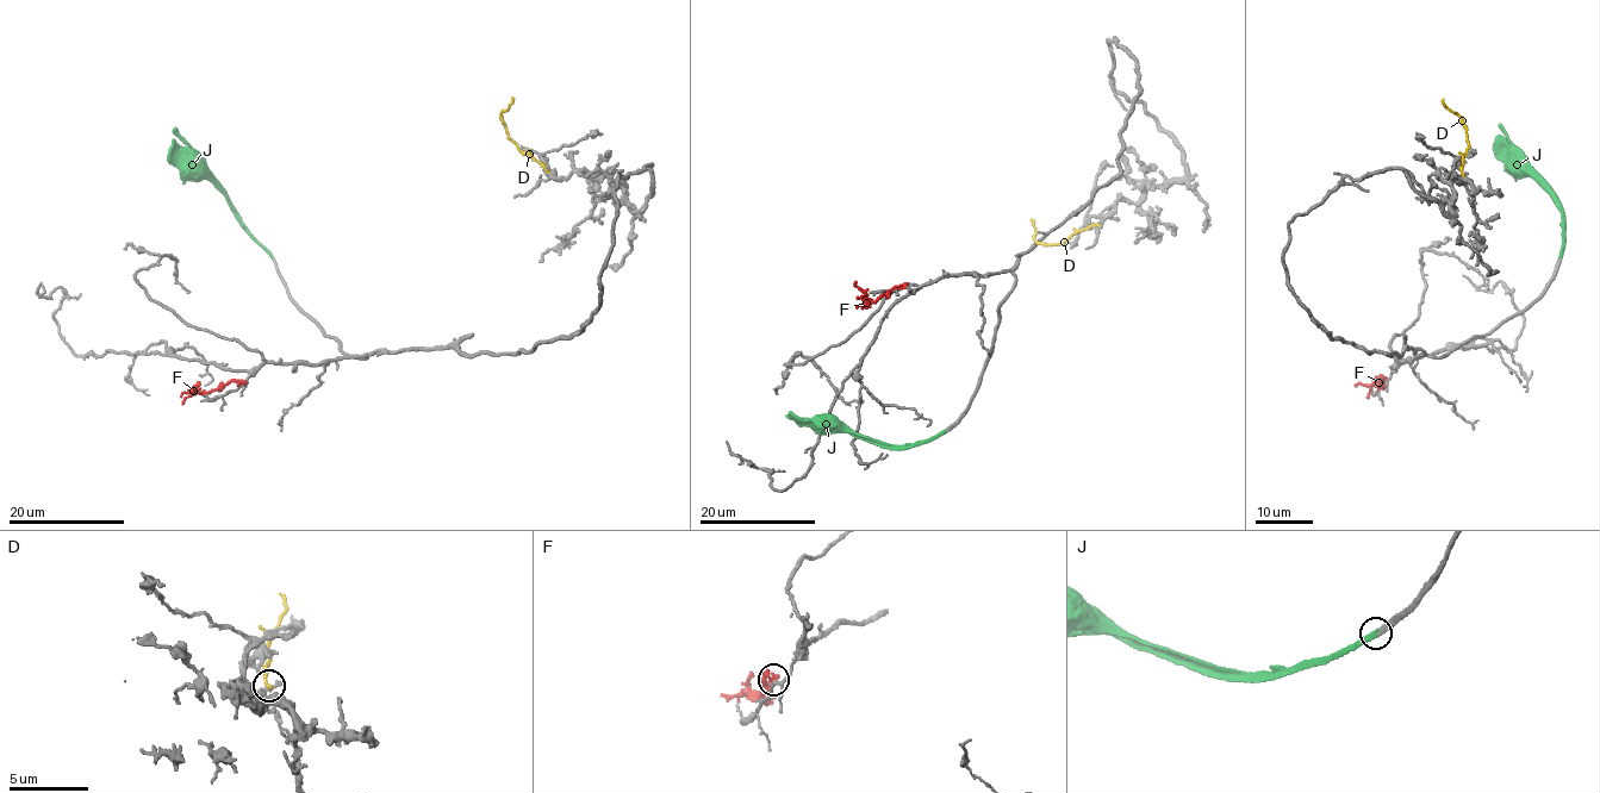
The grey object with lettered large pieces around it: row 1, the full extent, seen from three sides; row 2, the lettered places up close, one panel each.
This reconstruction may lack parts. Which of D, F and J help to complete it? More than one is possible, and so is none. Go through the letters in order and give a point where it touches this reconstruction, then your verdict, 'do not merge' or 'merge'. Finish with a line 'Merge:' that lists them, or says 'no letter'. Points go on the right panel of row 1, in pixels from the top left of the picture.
D: meets grey at (1463, 174); do not merge
F: meets grey at (1384, 379); do not merge
J: meets grey at (1560, 256); merge
Merge: J

